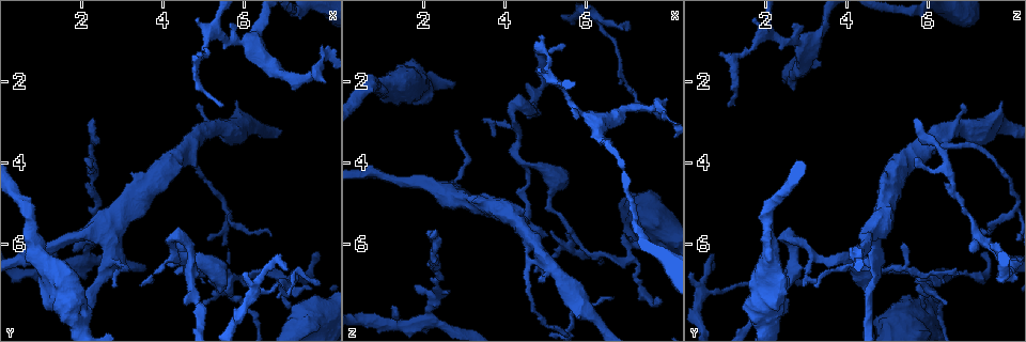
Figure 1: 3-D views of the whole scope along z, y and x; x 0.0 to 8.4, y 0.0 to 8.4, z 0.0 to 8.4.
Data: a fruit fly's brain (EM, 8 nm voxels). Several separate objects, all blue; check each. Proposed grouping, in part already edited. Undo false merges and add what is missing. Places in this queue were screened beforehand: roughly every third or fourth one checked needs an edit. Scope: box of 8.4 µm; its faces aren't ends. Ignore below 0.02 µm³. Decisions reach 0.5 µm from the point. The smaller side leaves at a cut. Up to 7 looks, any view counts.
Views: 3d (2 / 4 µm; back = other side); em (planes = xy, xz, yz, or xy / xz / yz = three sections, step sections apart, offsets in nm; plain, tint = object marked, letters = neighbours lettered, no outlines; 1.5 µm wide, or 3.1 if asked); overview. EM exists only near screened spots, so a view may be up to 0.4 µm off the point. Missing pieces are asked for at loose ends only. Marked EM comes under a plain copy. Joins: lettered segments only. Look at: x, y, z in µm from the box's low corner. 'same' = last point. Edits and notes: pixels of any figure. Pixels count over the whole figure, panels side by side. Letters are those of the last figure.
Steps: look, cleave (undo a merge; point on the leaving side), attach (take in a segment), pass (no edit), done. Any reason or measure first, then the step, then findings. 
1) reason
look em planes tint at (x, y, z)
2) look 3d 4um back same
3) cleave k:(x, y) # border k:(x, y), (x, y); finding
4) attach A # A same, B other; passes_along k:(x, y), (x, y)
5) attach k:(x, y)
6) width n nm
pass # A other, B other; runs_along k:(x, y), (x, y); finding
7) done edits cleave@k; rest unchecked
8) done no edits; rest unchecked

branch point
look 3d 2um at (6.25, 1.00, 3.05)

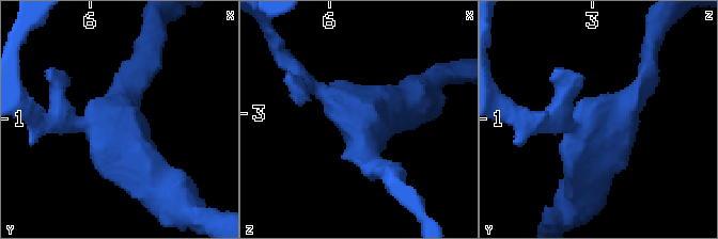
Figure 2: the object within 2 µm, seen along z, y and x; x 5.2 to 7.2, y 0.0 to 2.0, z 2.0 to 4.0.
arms 3
look em planes letters at (6.26, 1.02, 3.10)

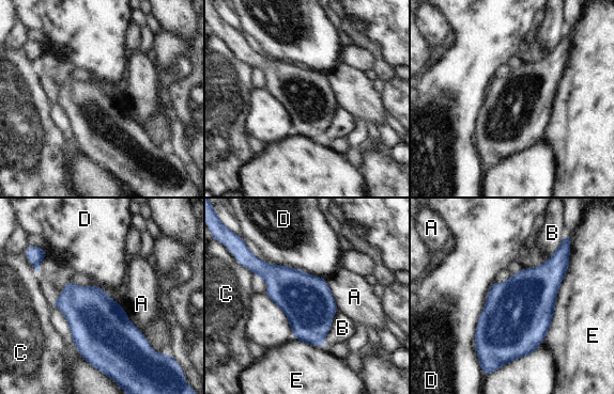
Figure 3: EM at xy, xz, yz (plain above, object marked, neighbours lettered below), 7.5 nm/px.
pass # A other, B other, C other, D other, E other; border 3:(337, 310), (323, 347); all the same neuron

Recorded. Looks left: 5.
thin end
look em planes tint at (6.75, 5.75, 7.35)

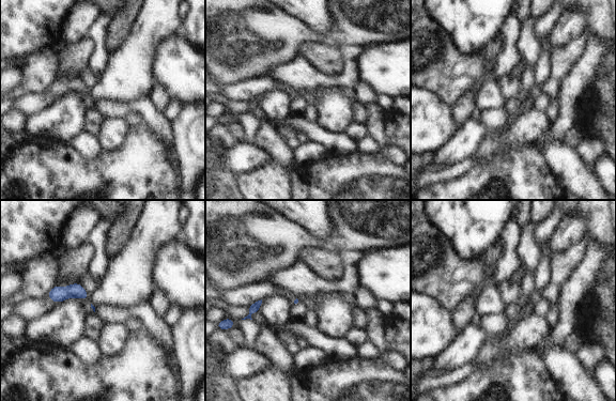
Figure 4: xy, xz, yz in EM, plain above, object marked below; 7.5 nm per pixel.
look em planes letters same

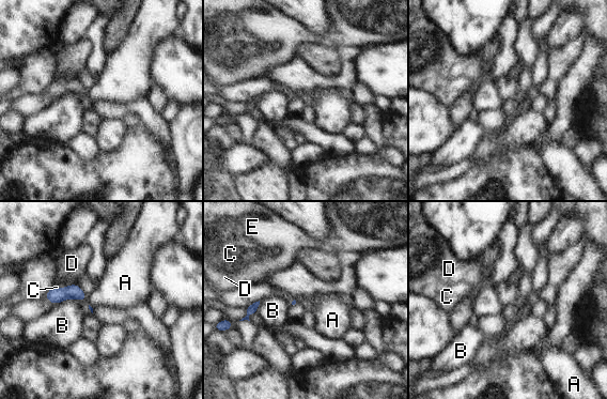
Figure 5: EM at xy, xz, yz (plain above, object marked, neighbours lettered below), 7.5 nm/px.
pass # A other, B other, C other, D other, E other; border 5:(86, 296), (87, 301); none of them fits

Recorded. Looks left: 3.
an open end
look 3d 4um at (7.80, 7.00, 2.95)

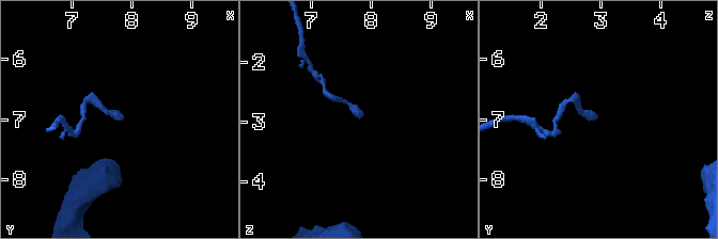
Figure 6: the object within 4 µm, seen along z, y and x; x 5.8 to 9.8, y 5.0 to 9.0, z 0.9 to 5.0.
now the EM
look em planes letters at (7.85, 7.00, 2.90)

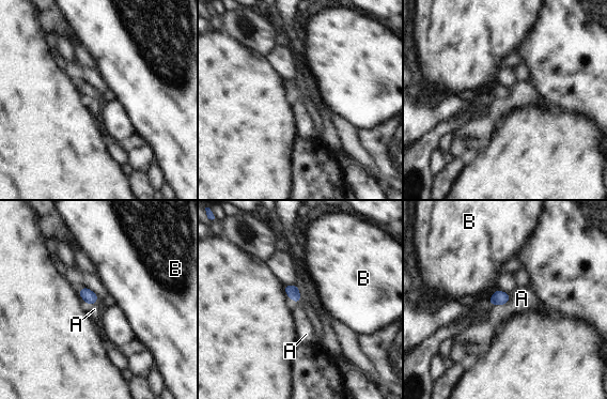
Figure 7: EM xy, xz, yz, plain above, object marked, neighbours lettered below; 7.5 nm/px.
width 100 nm
pass # A other, B other; border 7:(509, 302), (489, 305); no lettered segment goes on from it

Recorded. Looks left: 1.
done no edits; rest unchecked

